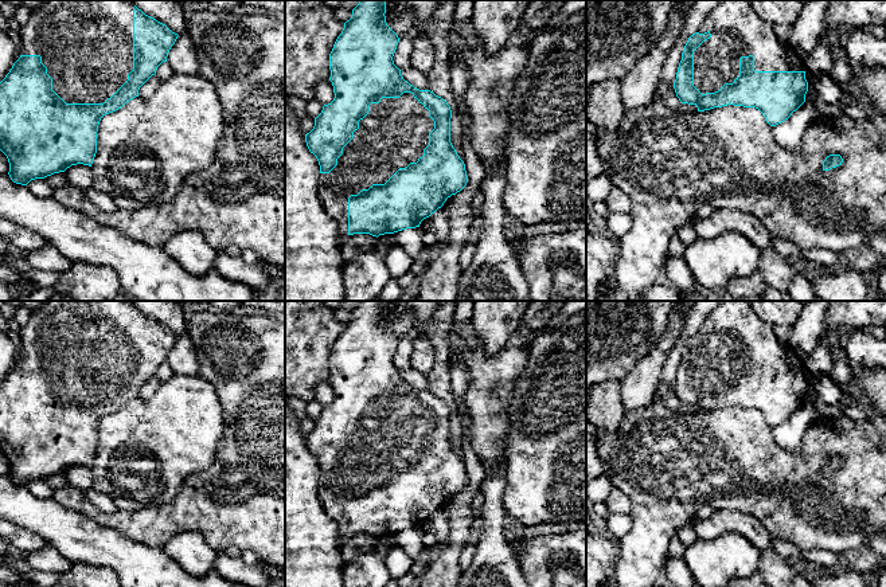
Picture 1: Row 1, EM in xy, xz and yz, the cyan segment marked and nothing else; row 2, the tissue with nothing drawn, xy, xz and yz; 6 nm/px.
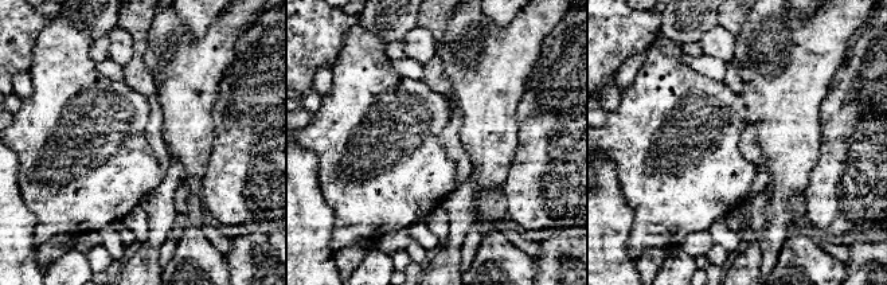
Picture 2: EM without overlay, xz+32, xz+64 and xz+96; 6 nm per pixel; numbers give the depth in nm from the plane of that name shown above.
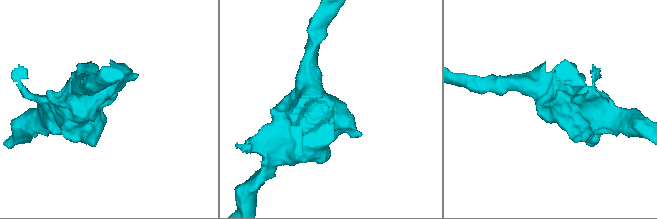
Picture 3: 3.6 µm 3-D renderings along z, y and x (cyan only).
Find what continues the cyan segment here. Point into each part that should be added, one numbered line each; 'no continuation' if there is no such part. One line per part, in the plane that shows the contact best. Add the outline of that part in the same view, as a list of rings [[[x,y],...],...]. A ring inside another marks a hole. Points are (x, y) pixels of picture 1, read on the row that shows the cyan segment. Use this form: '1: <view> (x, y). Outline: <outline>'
1: xz (394, 133). Outline: [[[403,93],[399,98],[382,98],[371,103],[368,114],[359,121],[354,138],[343,148],[337,165],[329,173],[320,173],[317,193],[324,211],[337,223],[339,244],[348,236],[348,197],[368,189],[372,184],[385,184],[399,168],[417,163],[429,145],[429,133],[434,121],[429,110],[413,97]]]

